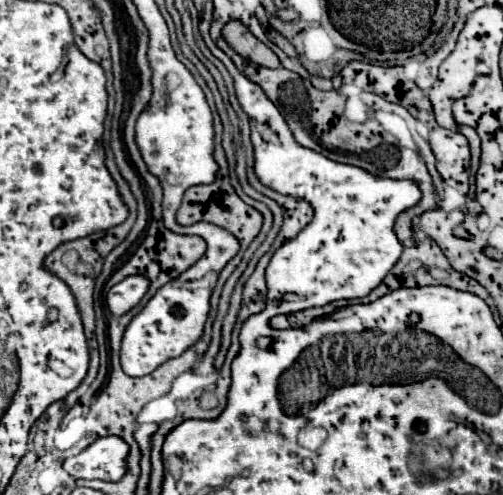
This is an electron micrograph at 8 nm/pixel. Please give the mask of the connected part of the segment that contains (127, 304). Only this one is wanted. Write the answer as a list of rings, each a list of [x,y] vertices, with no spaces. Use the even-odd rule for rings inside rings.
[[[129,276],[125,278],[123,282],[115,284],[109,294],[107,294],[107,304],[109,304],[109,310],[115,314],[115,316],[123,316],[125,312],[129,312],[141,298],[143,294],[147,292],[149,288],[149,280],[145,276]]]

